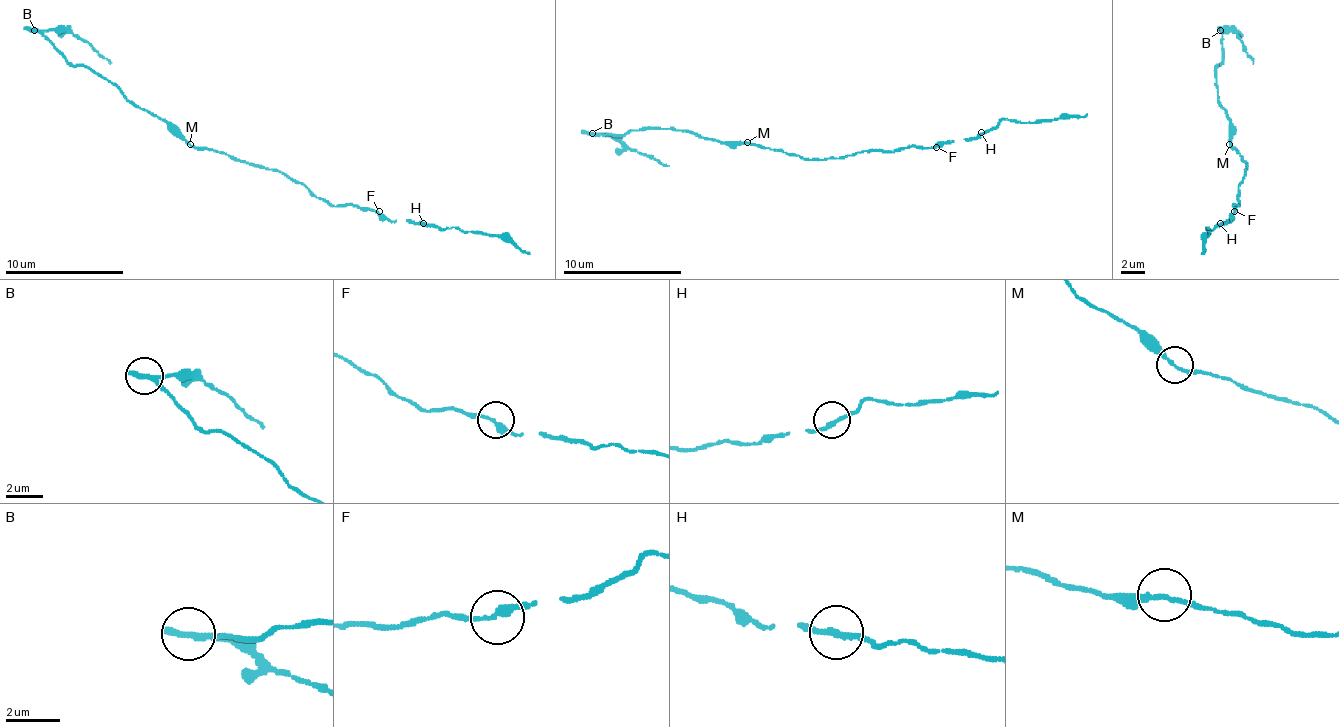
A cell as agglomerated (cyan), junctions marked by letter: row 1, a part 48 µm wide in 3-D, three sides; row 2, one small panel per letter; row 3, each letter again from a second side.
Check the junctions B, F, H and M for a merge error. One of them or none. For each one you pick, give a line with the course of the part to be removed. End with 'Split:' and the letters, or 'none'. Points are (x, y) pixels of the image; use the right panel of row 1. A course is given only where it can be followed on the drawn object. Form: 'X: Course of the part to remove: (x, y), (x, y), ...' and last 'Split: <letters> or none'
B: Course of the part to remove: (1220, 31), (1231, 31), (1252, 63)
Split: B

